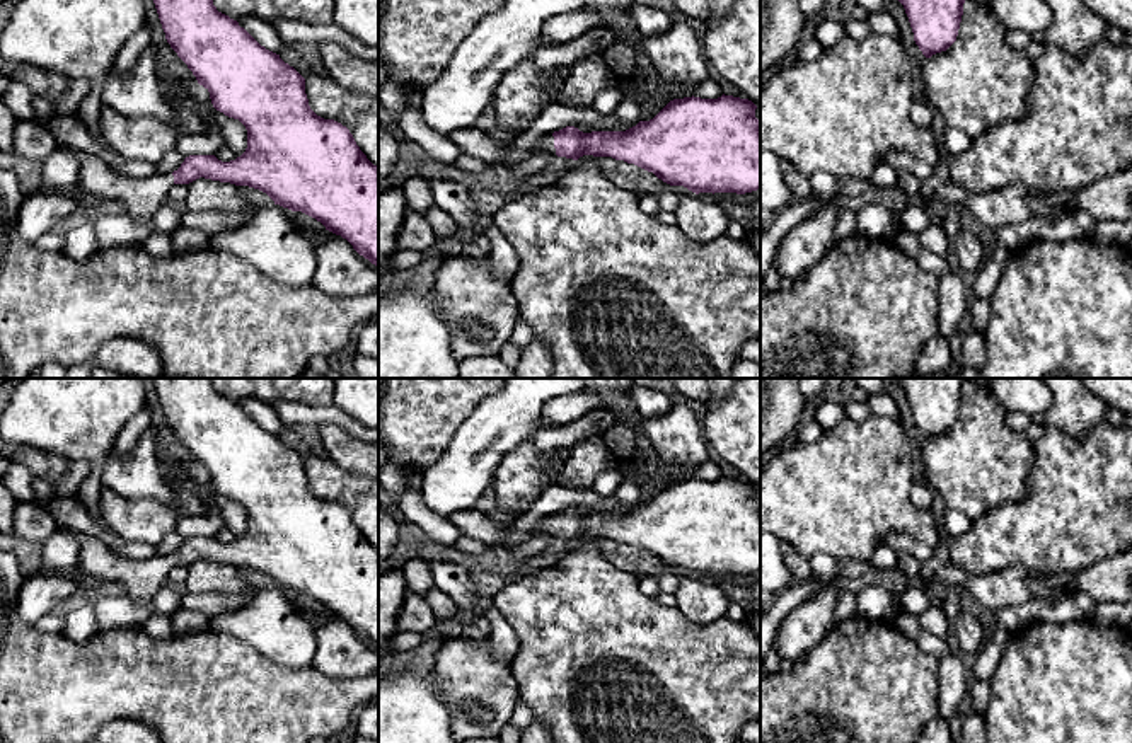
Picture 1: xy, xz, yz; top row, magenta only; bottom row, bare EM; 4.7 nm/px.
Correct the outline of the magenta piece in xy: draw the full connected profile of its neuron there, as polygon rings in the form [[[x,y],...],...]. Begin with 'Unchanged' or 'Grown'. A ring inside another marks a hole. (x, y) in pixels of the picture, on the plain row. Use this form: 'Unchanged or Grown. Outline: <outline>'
Grown. Outline: [[[211,378],[145,380],[153,382],[167,424],[210,474],[213,489],[245,508],[247,530],[230,544],[215,537],[189,537],[172,556],[155,554],[136,561],[113,552],[97,537],[58,525],[60,532],[73,535],[78,542],[75,571],[82,578],[119,581],[131,600],[148,602],[167,585],[174,566],[205,559],[249,567],[266,574],[274,586],[315,600],[378,648],[378,549],[360,532],[346,508],[310,491],[305,460],[280,436],[261,428],[237,402],[218,394]]]

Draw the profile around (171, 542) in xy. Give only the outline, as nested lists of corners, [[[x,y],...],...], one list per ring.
[[[176,530],[167,533],[159,545],[155,545],[155,554],[159,556],[172,556],[181,549],[184,544],[184,537],[179,535]]]

